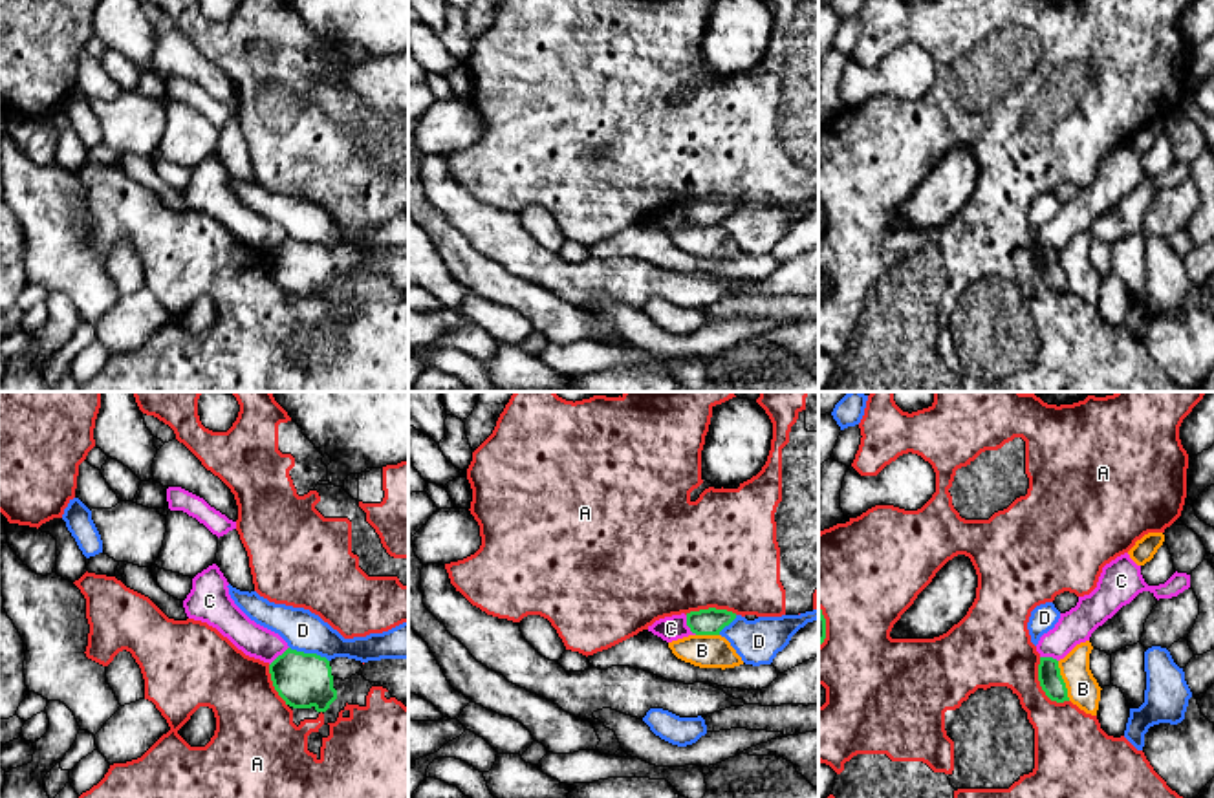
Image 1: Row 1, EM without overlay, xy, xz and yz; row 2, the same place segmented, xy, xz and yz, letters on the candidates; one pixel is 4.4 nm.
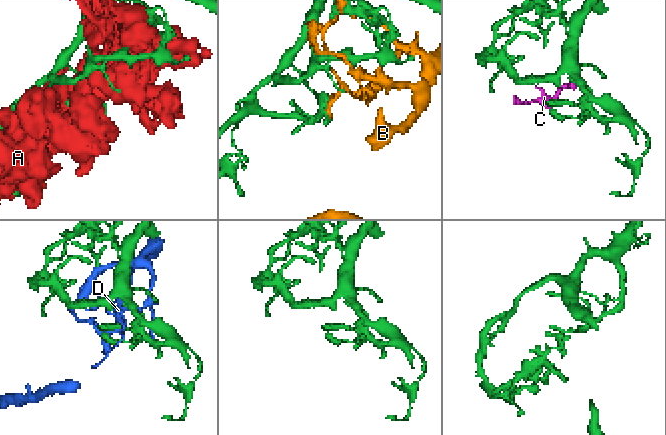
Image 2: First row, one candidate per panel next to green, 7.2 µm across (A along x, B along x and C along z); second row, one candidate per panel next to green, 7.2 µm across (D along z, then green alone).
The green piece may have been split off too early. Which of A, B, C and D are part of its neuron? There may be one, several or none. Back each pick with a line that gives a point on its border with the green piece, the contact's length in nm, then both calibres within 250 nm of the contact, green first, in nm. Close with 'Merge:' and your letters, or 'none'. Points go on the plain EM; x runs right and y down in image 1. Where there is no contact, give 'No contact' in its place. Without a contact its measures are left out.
Merge: none

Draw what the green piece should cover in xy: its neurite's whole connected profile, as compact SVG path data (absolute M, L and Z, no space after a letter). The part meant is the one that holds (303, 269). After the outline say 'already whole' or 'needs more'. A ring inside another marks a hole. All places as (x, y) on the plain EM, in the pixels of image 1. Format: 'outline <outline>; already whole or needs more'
outline M287 238L269 254L275 280L293 298L326 302L337 289L326 247Z; already whole

